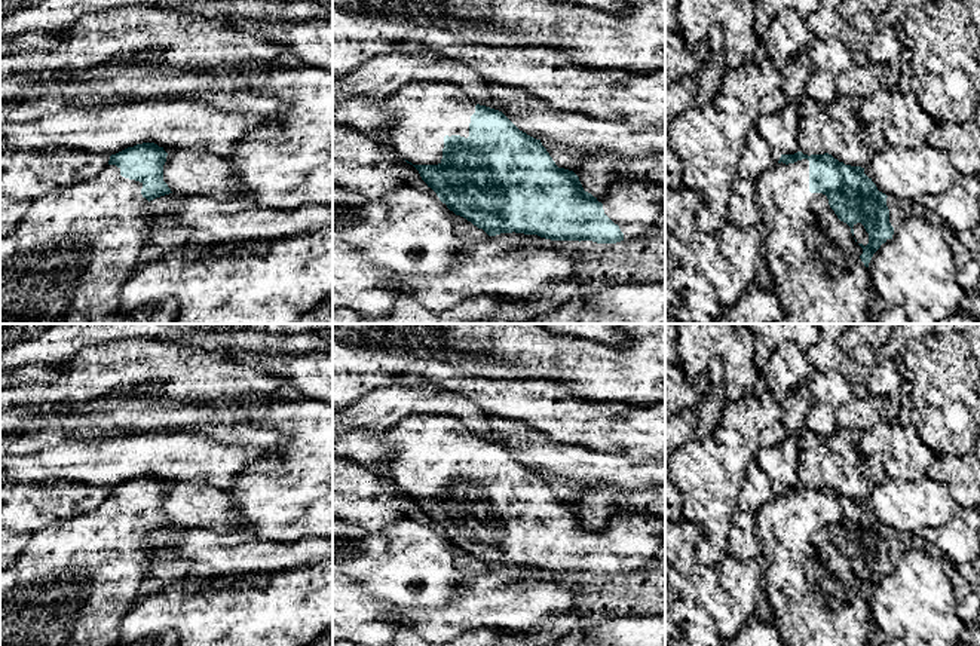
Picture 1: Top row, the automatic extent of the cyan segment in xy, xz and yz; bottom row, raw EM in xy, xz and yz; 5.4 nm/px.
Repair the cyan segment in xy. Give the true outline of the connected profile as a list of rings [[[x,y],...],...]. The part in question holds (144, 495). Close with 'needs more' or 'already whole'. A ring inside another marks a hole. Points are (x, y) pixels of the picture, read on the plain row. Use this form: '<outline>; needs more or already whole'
[[[154,475],[137,477],[111,487],[95,511],[34,532],[13,564],[0,569],[0,646],[120,646],[120,621],[148,573],[148,535],[172,526],[163,514],[166,489]]]; needs more

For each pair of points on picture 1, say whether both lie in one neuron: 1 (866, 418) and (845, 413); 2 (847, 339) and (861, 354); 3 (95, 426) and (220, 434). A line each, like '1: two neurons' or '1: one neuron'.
1: one neuron
2: two neurons
3: one neuron

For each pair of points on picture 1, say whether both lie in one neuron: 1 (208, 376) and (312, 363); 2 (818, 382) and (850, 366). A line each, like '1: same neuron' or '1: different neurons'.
1: different neurons
2: different neurons

